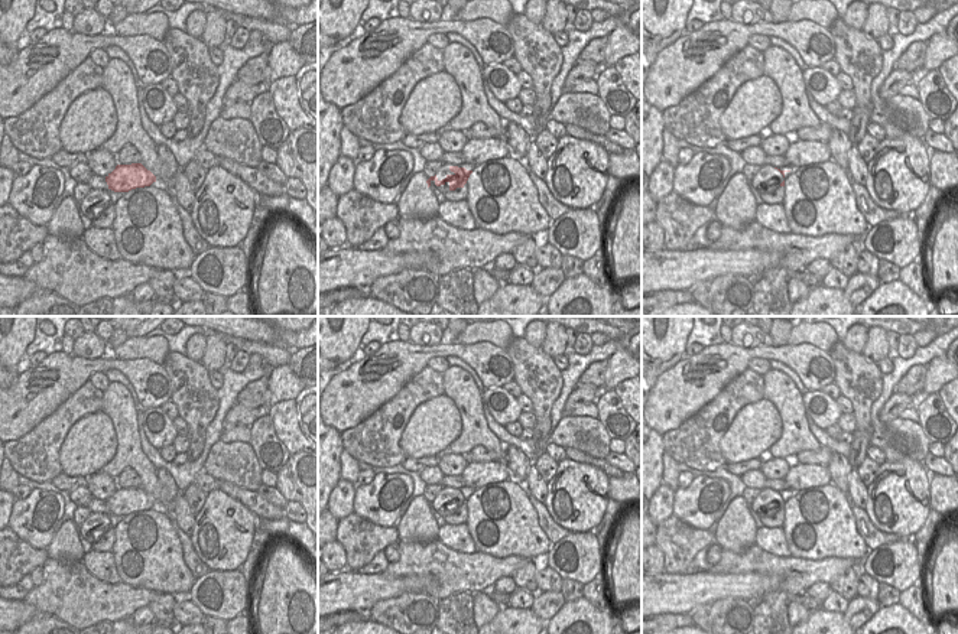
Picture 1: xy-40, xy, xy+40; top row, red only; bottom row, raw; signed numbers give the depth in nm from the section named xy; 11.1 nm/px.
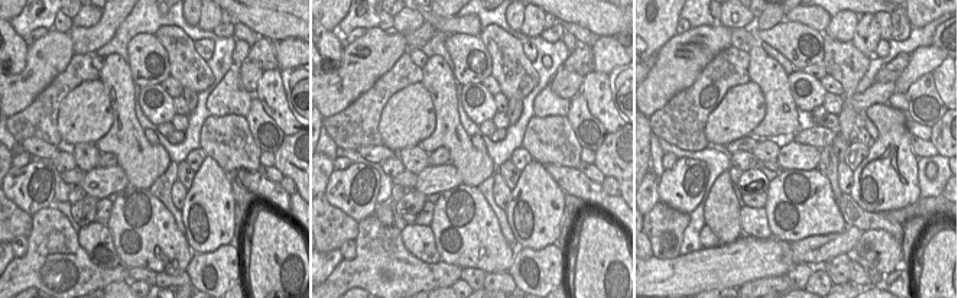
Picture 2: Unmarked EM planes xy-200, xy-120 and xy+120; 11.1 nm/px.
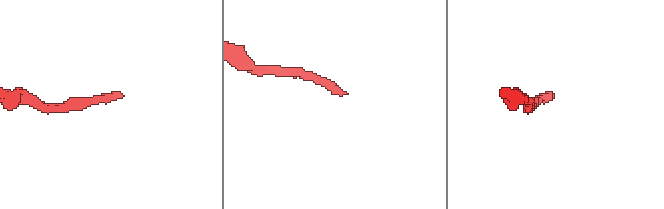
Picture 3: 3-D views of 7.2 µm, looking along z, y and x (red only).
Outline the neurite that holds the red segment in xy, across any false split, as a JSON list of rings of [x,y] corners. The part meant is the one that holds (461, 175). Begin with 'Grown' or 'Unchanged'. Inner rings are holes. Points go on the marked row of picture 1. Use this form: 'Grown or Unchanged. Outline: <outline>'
Grown. Outline: [[[472,142],[471,152],[465,156],[465,163],[449,166],[449,170],[452,173],[446,175],[446,178],[442,181],[439,181],[436,175],[431,176],[426,181],[428,188],[431,186],[432,181],[435,182],[436,186],[445,185],[448,182],[449,191],[455,191],[457,188],[464,188],[470,175],[472,173],[474,169],[480,168],[480,163],[483,162],[484,157],[500,160],[501,156],[491,146],[487,146],[486,143],[480,143],[480,142]]]

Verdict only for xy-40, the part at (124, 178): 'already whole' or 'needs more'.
already whole

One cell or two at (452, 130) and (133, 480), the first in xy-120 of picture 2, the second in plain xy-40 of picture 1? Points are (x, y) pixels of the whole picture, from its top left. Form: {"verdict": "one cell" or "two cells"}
{"verdict": "two cells"}

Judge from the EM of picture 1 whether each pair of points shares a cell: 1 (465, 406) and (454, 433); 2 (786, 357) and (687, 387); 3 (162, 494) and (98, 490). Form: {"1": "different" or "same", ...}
{"1": "same", "2": "same", "3": "different"}

